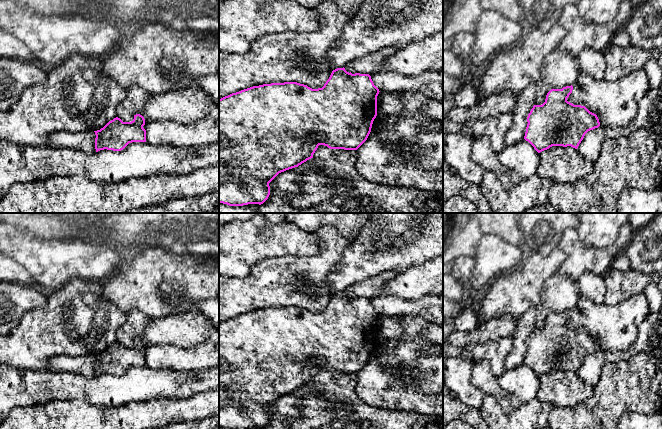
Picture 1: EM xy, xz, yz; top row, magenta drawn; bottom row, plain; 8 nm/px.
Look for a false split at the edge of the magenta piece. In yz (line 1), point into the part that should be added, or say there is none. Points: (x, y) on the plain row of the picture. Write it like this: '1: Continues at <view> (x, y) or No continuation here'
1: No continuation here

